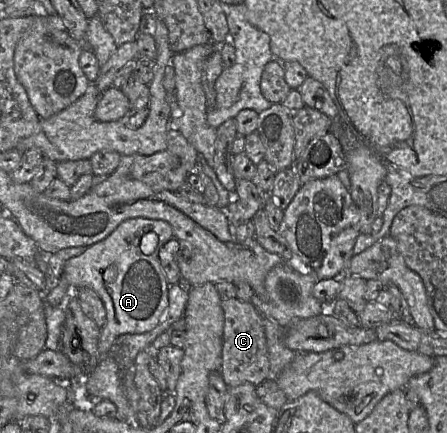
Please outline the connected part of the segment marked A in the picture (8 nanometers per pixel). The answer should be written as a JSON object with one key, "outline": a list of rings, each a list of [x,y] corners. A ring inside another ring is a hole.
{"outline":[[[132,218],[123,221],[105,239],[66,261],[63,278],[74,290],[92,289],[102,300],[107,322],[101,336],[121,336],[144,333],[154,329],[163,320],[169,306],[169,286],[163,271],[159,252],[173,238],[173,229],[163,220]],[[155,233],[158,244],[155,251],[146,255],[140,248],[143,235]]]}

